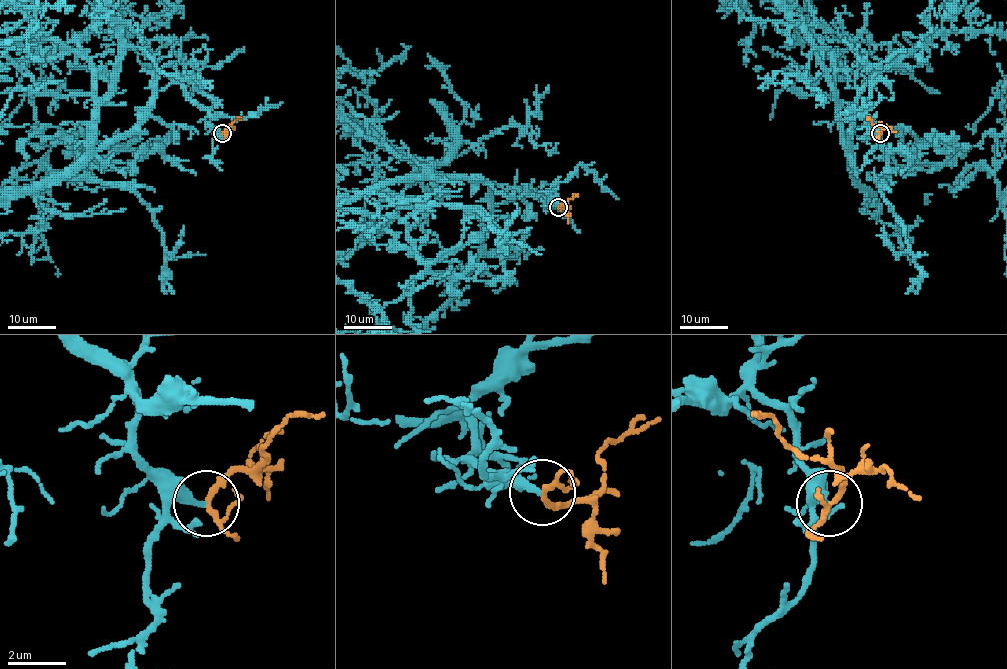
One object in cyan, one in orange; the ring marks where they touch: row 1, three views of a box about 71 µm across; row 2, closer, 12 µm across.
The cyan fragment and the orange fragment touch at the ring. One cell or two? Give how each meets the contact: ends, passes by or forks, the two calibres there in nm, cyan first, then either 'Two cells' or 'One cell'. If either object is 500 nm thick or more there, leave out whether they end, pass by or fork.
At the ring cyan ends. At the ring orange forks. Thickness 280 nm (cyan) against 150 nm. One cell

